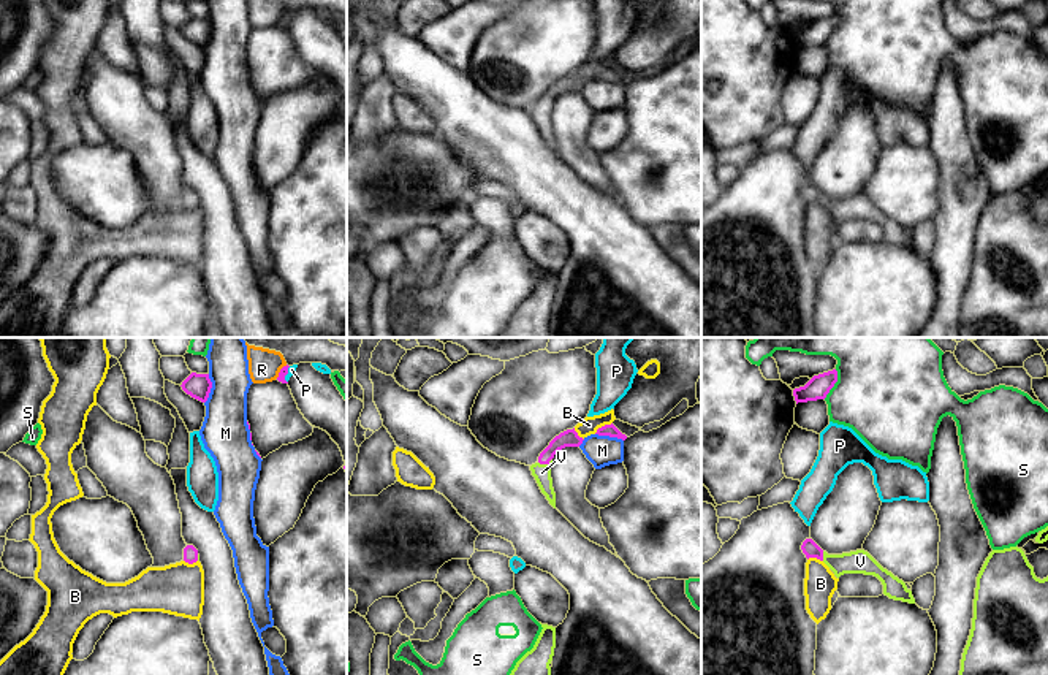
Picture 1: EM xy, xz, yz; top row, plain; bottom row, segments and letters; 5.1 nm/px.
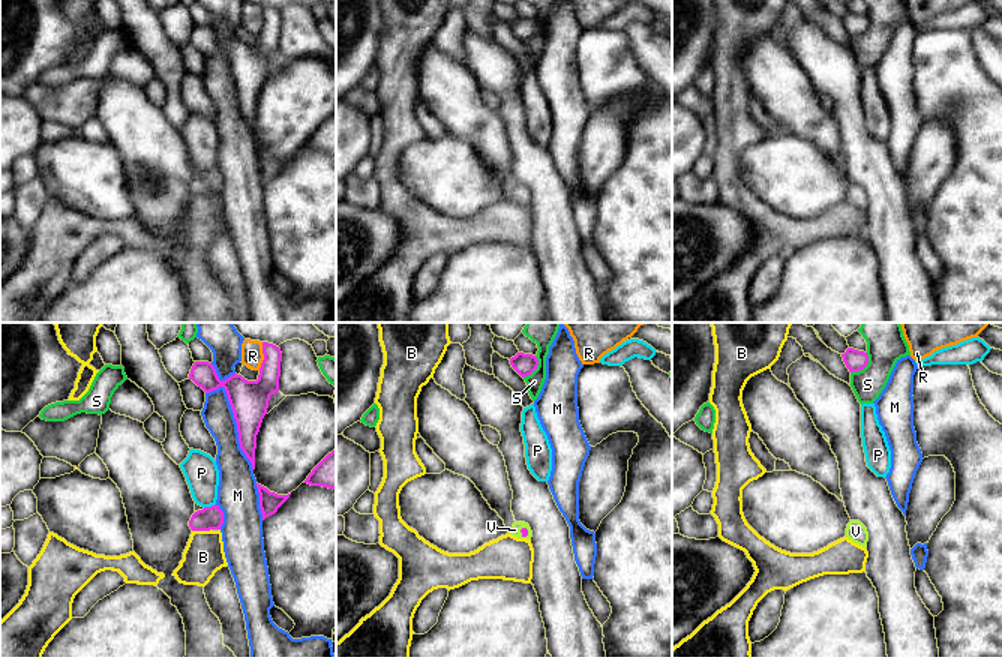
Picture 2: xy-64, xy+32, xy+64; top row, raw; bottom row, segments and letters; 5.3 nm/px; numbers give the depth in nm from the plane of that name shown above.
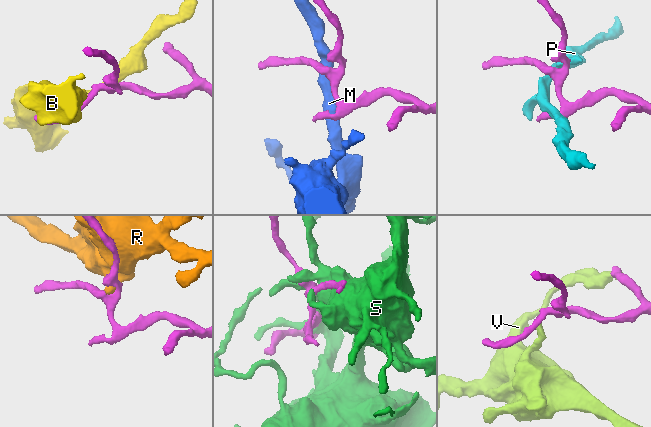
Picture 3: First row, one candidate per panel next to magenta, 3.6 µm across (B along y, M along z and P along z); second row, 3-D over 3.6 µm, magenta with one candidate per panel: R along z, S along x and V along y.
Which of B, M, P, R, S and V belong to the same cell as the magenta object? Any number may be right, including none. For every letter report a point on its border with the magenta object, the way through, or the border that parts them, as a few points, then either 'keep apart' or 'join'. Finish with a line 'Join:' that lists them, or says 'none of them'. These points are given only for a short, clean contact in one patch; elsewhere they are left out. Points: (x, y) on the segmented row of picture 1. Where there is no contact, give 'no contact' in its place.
B: contact xz (602, 427); keep apart
M: contact xy (211, 387); keep apart
P: contact xy (287, 373); keep apart
R: contact xy (280, 371); keep apart
S: contact yz (835, 382); keep apart
V: contact xz (545, 463); way xz (569, 438), (546, 455), (545, 463), (542, 472); join
Join: V

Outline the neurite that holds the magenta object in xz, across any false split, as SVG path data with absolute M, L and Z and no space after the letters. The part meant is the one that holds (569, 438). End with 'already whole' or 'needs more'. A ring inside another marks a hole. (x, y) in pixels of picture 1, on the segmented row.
M567 429L556 436L549 445L540 453L538 461L530 466L532 475L535 477L541 493L546 496L549 504L556 509L556 493L552 488L551 479L551 464L554 455L565 447L579 447L583 444L583 437L573 429Z; needs more

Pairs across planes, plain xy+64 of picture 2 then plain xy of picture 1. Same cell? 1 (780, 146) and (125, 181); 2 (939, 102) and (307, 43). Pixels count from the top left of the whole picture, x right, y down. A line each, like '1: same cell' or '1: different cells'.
1: same cell
2: different cells

